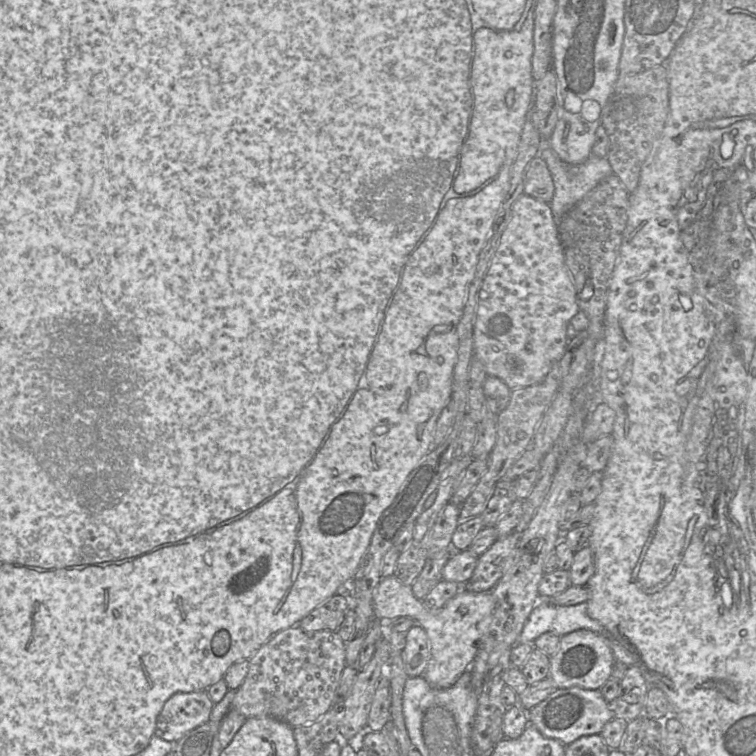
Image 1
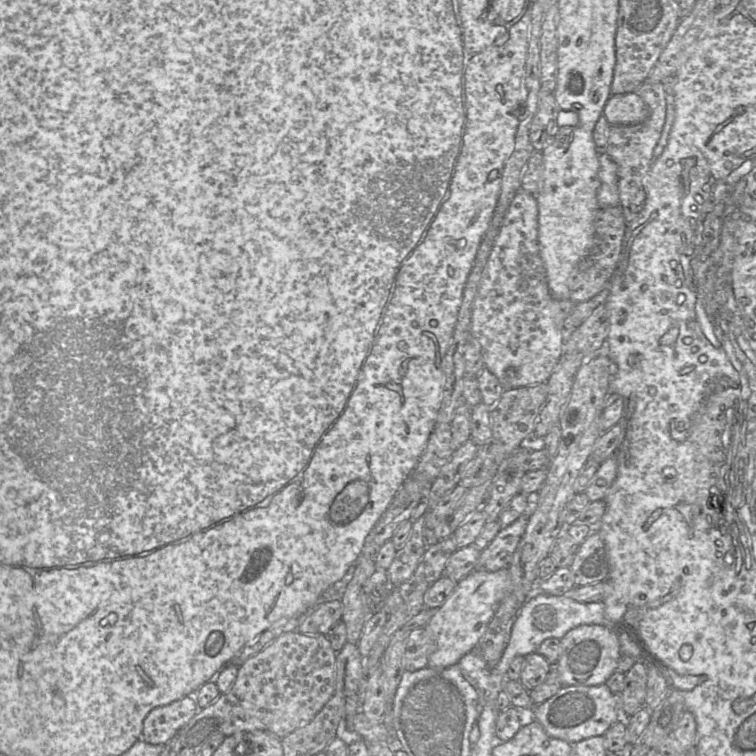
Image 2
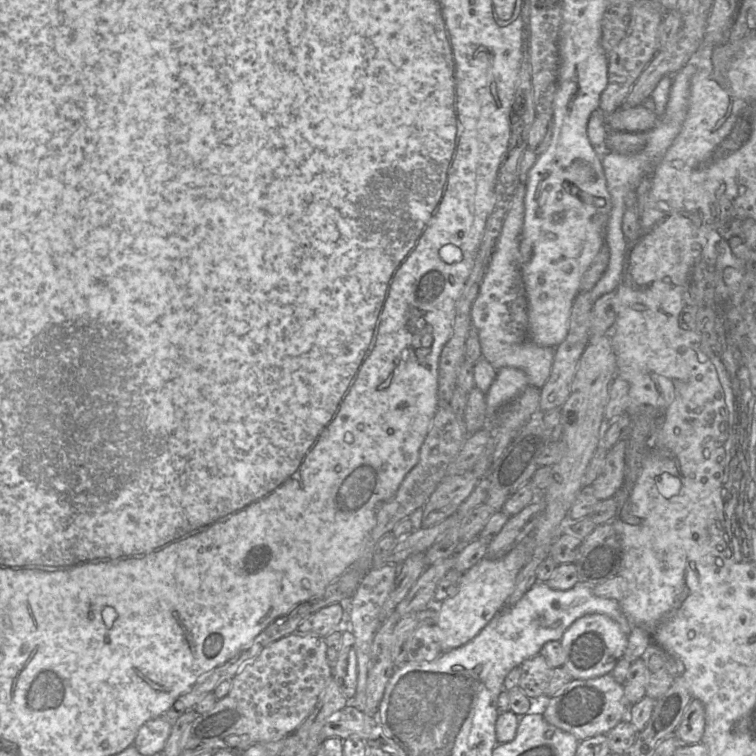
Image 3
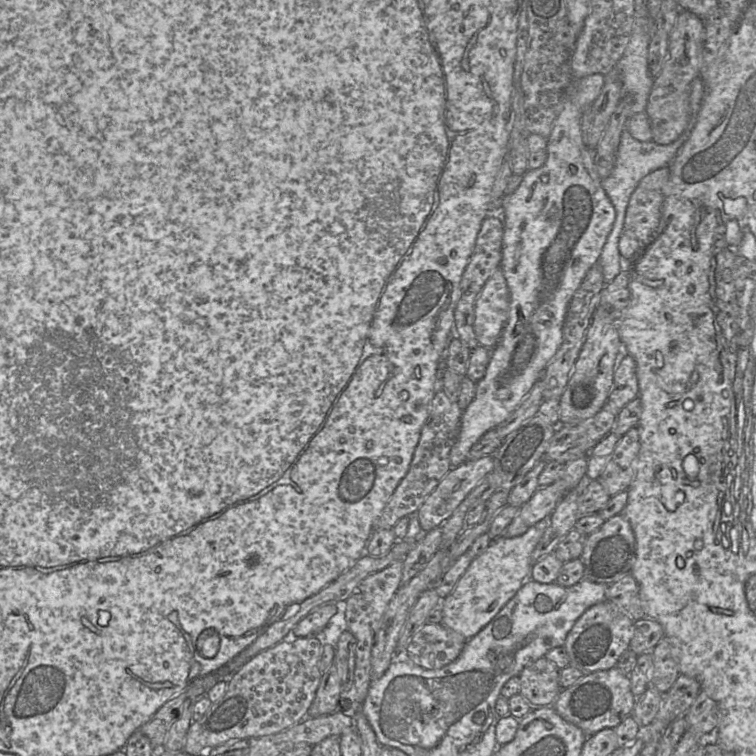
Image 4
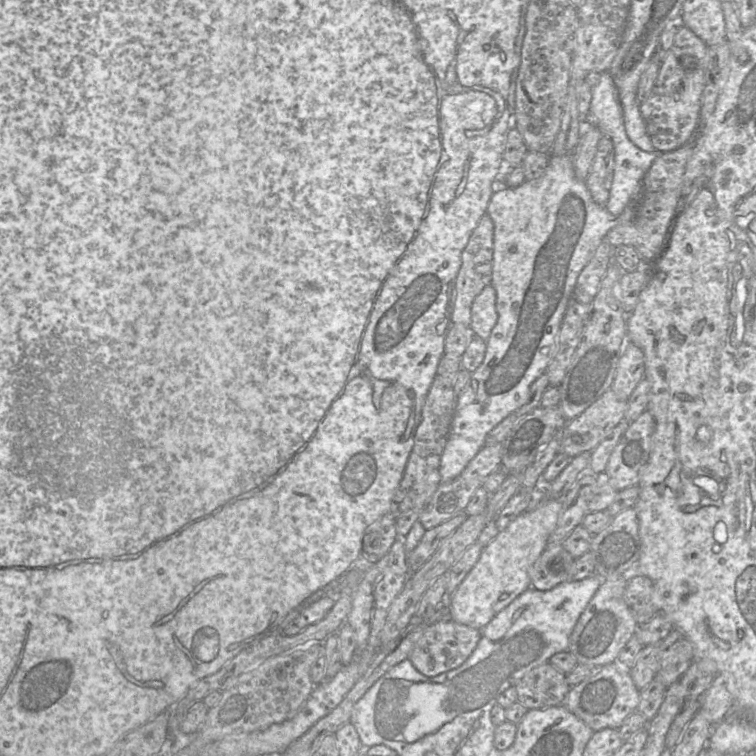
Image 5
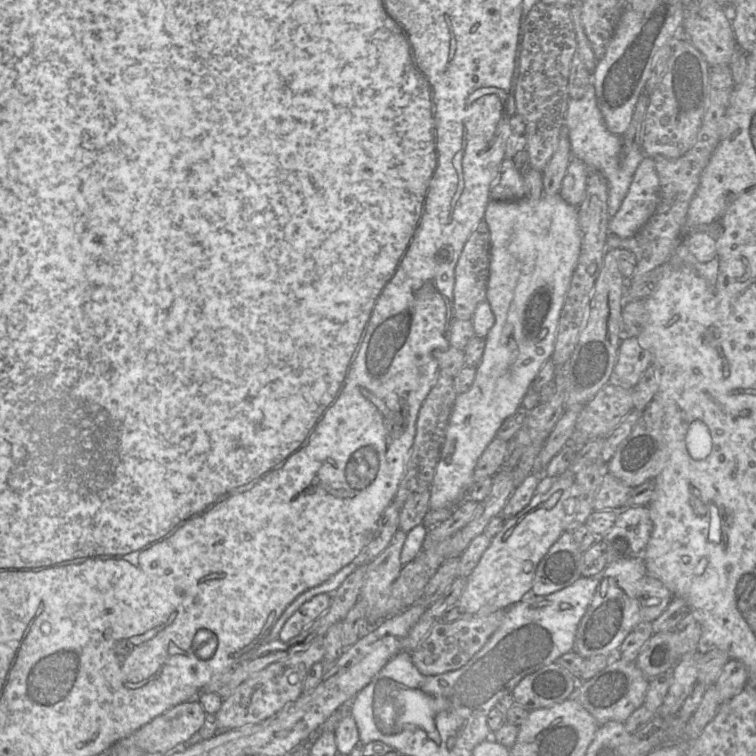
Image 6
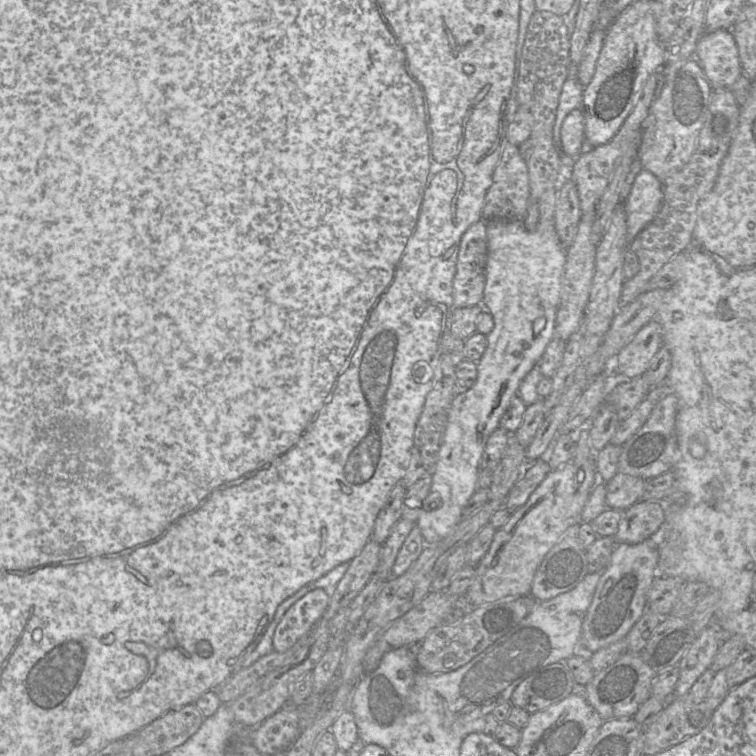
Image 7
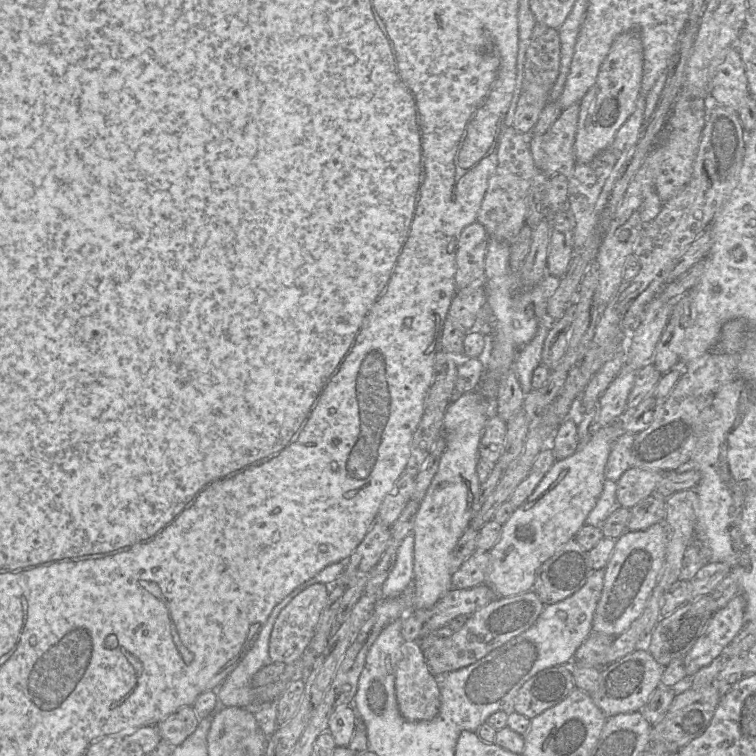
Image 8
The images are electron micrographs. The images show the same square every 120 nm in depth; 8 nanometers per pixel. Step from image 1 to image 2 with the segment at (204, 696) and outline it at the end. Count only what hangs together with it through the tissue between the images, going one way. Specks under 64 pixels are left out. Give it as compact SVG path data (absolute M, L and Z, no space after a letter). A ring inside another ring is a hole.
M194 696L154 708L143 721L141 739L149 744L164 745L198 710Z

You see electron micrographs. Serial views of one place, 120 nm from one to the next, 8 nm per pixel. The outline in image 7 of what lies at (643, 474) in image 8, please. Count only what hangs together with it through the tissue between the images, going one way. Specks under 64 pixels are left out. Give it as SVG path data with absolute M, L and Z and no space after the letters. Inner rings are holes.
M618 472L606 482L607 508L625 511L640 501L646 480Z

